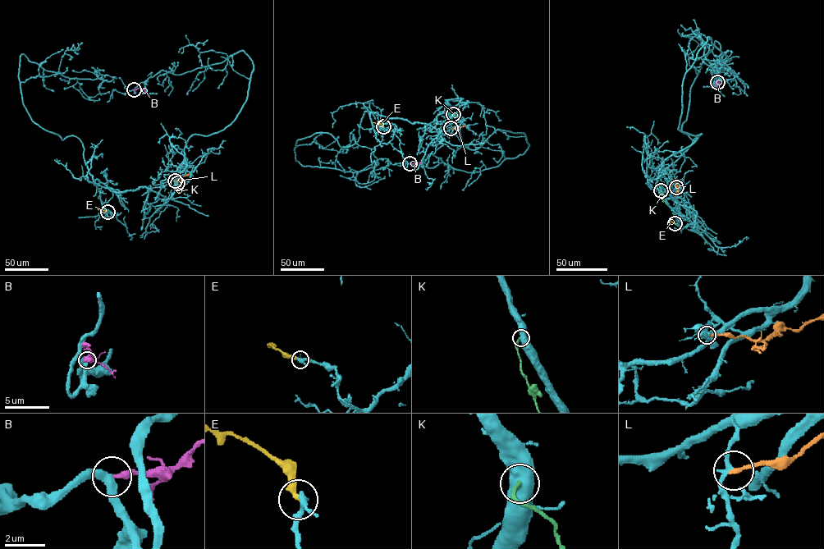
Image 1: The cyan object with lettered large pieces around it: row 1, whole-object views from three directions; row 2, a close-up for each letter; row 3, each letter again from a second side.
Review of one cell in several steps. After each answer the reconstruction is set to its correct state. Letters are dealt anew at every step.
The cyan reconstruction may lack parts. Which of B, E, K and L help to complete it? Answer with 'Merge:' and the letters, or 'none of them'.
Merge: none of them

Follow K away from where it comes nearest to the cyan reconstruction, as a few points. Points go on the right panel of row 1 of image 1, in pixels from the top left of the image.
K: (661, 190), (663, 202)

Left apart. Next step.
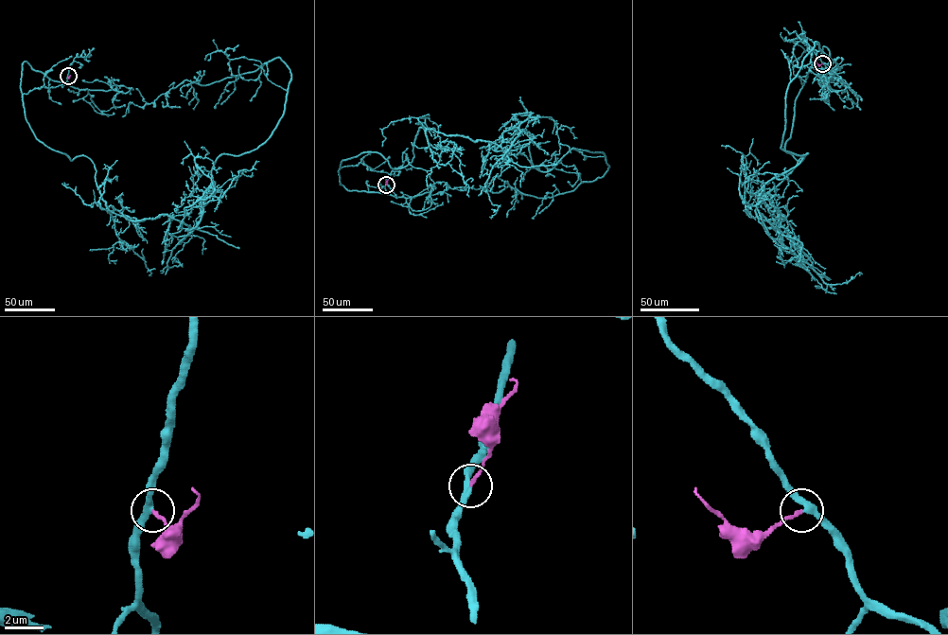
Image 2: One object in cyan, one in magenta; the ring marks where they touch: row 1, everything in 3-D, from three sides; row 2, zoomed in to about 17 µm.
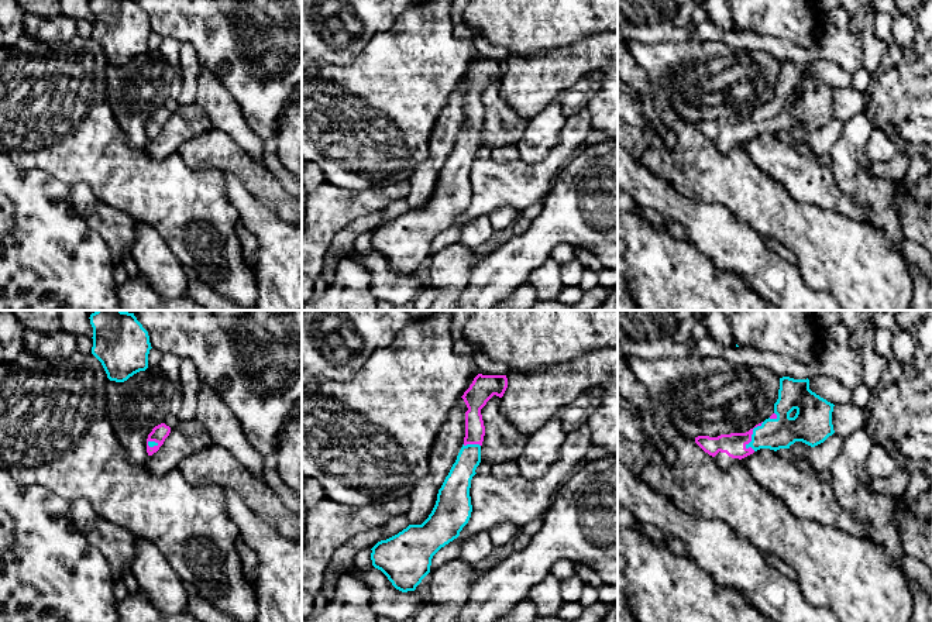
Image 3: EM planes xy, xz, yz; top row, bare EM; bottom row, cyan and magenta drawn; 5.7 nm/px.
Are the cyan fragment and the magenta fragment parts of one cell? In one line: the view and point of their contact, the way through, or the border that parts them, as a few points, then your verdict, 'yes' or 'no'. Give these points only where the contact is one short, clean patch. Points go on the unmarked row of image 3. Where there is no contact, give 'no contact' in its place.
meets cyan in yz at (752, 119); runs through yz (777, 117), (752, 119), (742, 129), (733, 129); yes

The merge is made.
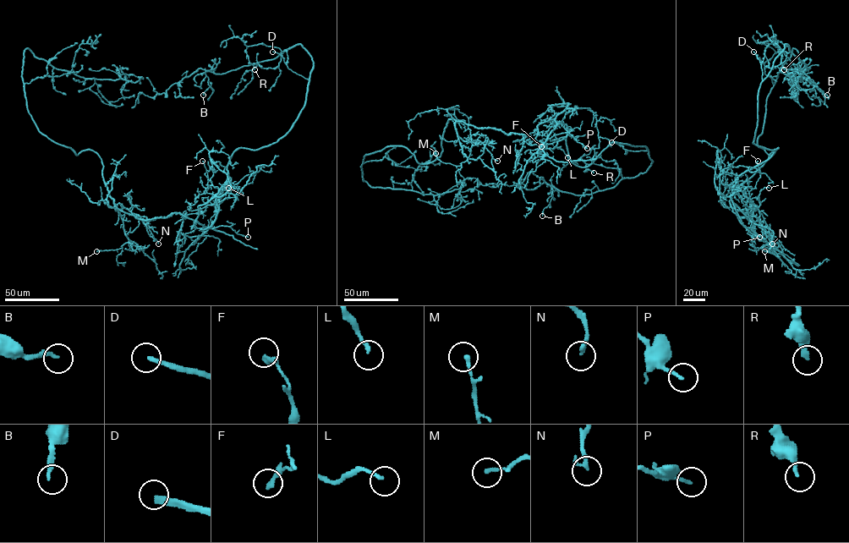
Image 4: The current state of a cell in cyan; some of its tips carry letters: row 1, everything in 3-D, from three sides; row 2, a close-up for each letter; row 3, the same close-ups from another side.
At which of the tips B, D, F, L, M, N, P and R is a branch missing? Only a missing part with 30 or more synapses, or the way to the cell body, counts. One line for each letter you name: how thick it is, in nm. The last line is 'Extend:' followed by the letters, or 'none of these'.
D: 240 nm
Extend: D

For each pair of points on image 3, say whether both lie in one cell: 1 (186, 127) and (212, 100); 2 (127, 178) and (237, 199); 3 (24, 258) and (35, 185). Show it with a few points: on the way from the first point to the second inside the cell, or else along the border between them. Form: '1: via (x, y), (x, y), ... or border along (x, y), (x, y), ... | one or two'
1: border along (195, 100), (203, 109), (212, 126) | two
2: border along (223, 174), (224, 193), (238, 213), (240, 220) | two
3: via (24, 240), (24, 226), (33, 217), (33, 203) | one

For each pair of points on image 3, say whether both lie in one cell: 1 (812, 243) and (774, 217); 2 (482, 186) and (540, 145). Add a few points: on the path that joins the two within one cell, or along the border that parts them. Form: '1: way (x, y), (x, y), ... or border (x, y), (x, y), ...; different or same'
1: way (802, 233), (784, 219); same
2: border (552, 147), (535, 162), (519, 160); different

